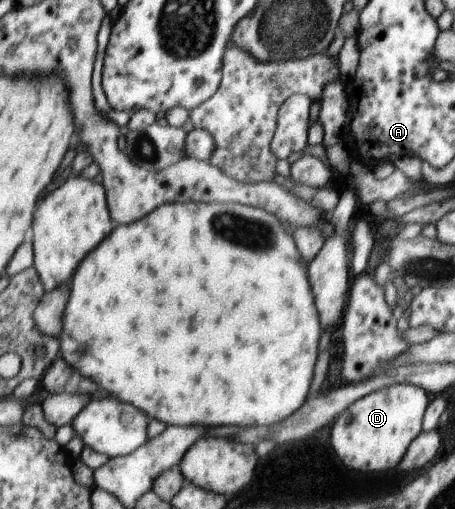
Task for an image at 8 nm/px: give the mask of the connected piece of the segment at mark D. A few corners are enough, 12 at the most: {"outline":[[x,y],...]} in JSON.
{"outline":[[371,390],[334,417],[347,468],[393,469],[421,432],[427,394]]}

